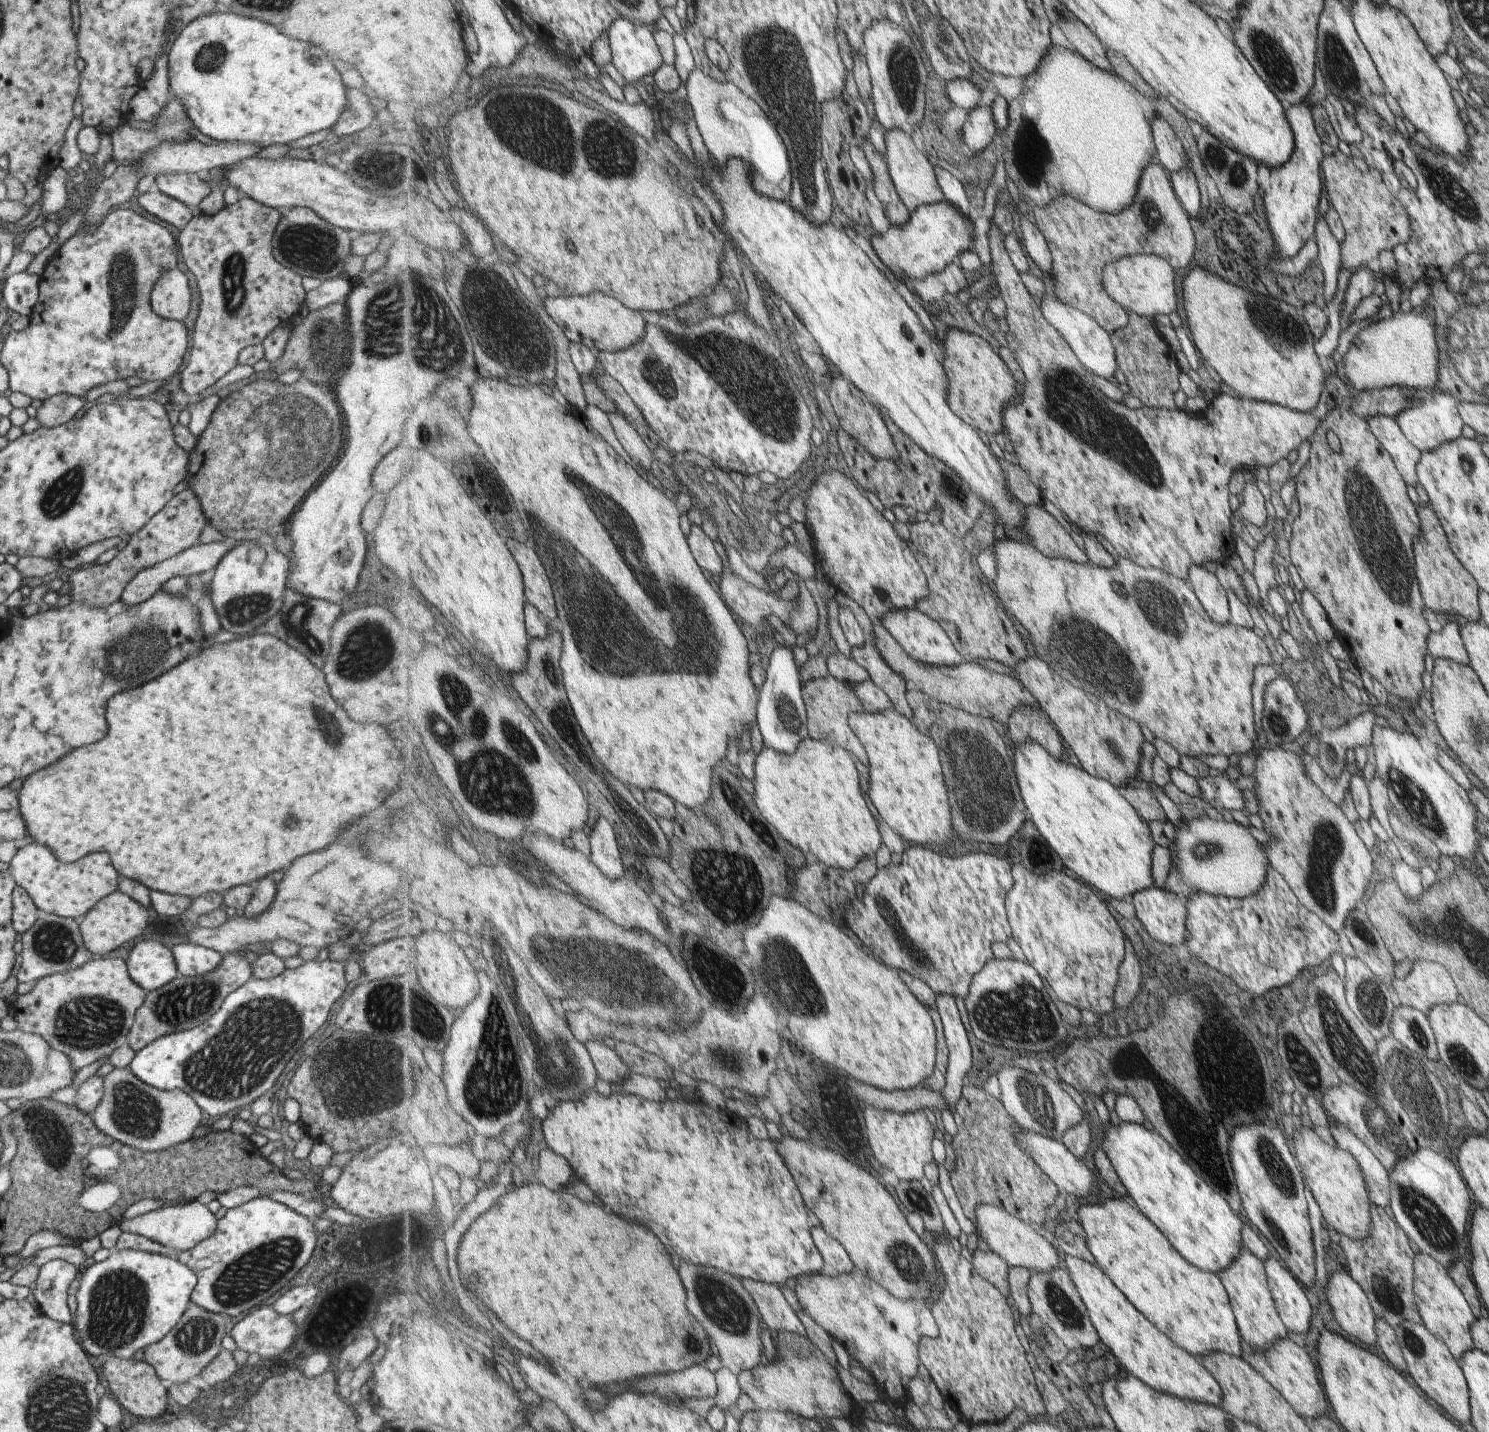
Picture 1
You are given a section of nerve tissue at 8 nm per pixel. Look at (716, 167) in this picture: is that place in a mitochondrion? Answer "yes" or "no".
no

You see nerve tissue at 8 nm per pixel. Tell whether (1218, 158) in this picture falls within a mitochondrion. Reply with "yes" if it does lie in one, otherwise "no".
yes

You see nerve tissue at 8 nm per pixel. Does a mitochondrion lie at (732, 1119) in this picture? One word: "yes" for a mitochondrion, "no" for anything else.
no

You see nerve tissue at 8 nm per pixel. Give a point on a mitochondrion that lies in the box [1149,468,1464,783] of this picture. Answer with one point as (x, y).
(1393, 576)

